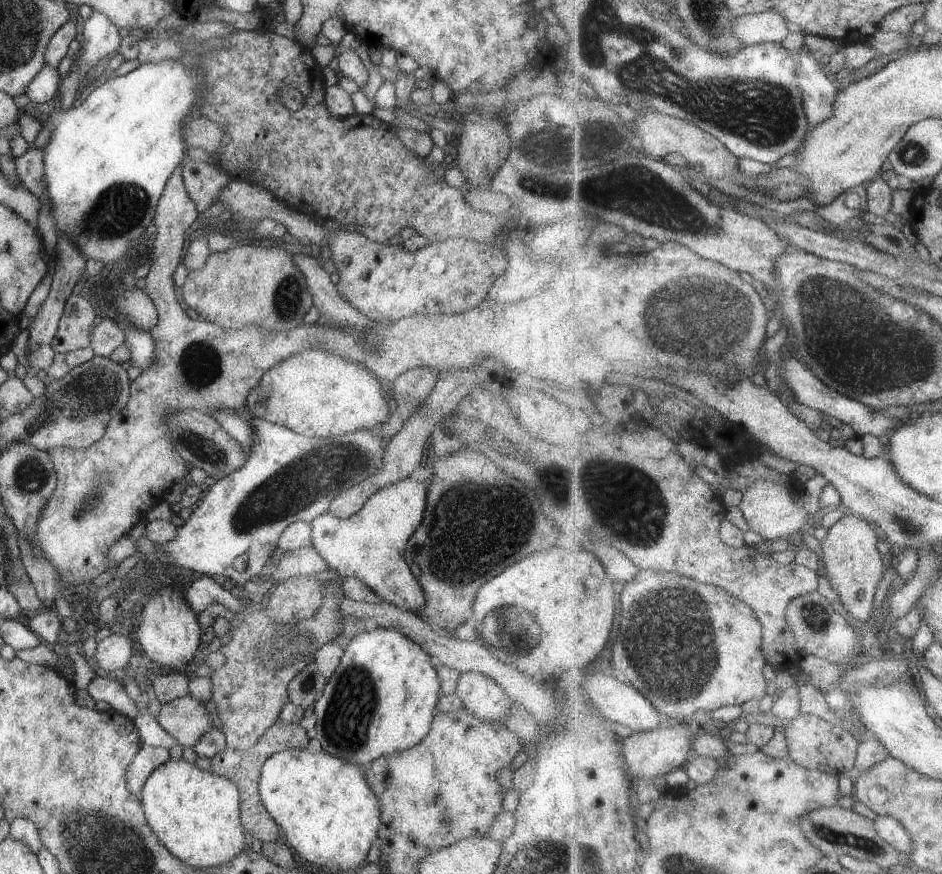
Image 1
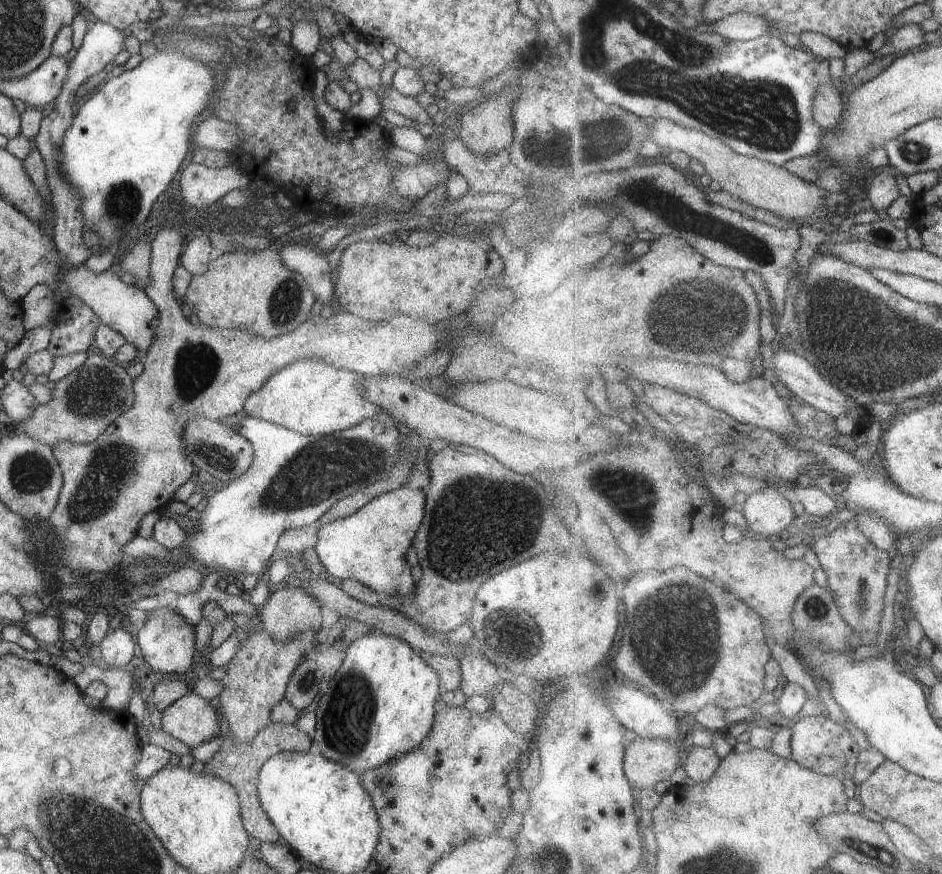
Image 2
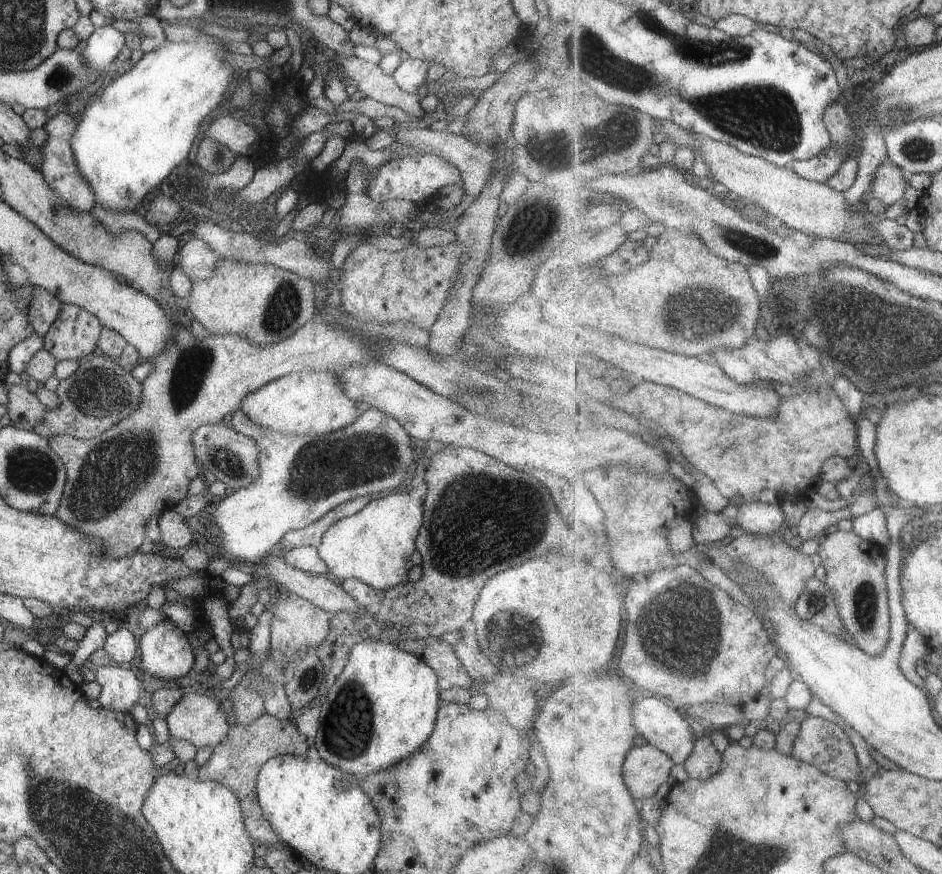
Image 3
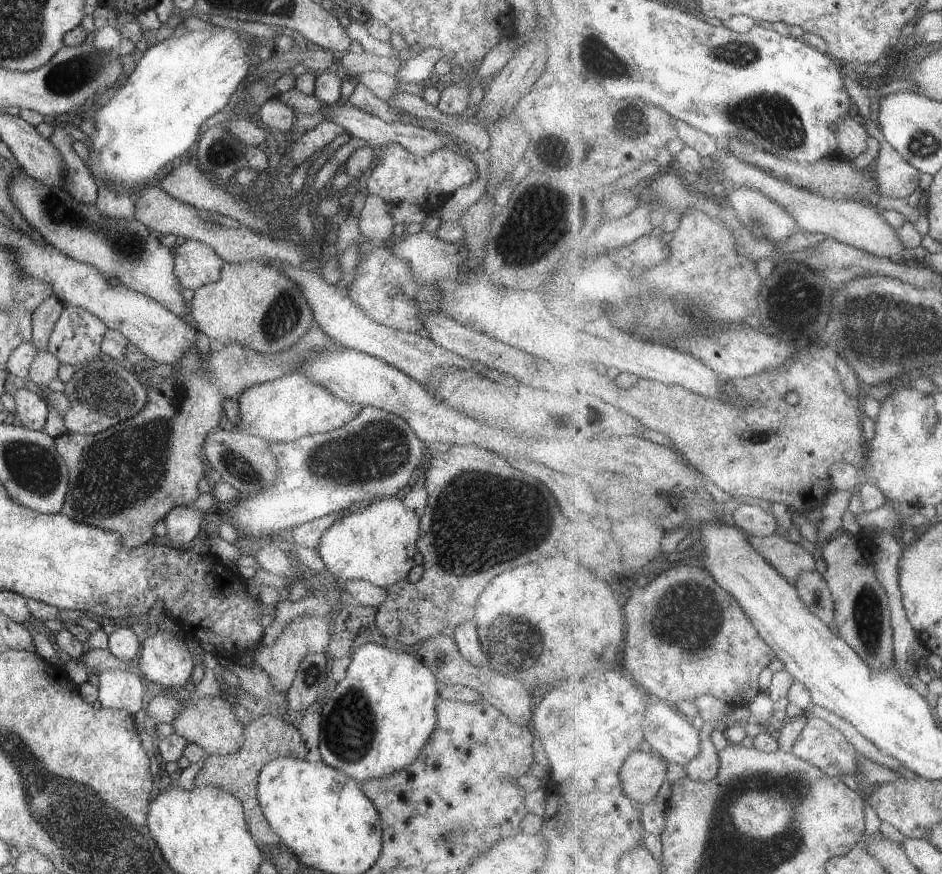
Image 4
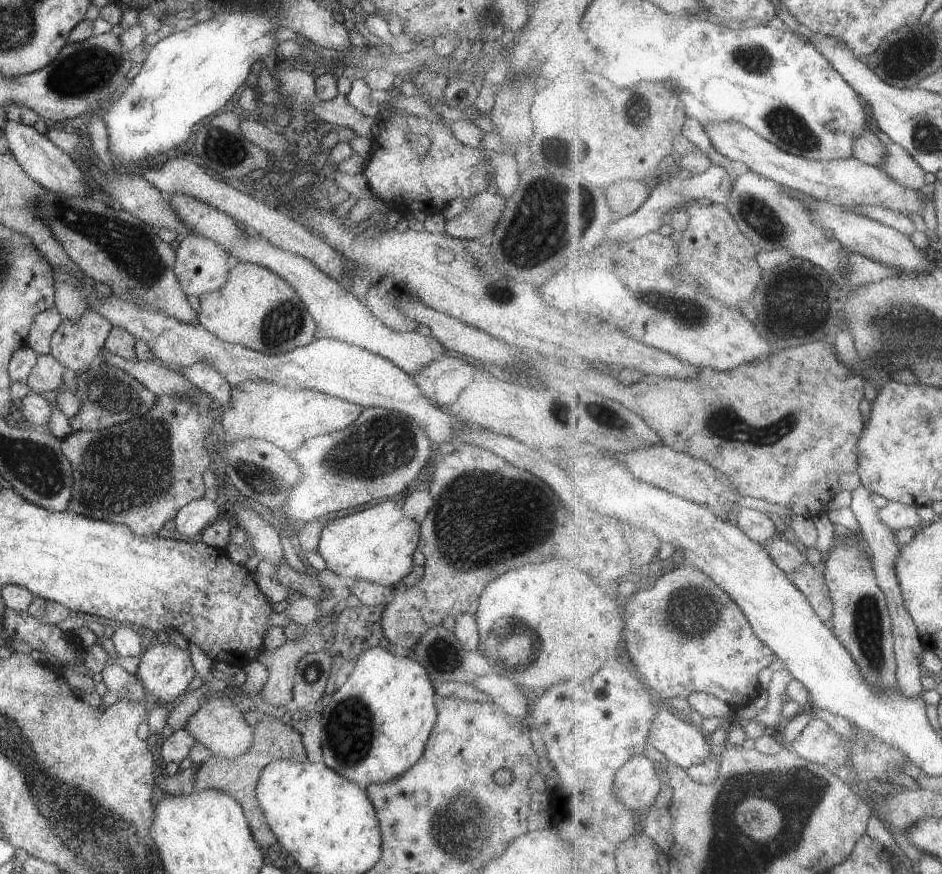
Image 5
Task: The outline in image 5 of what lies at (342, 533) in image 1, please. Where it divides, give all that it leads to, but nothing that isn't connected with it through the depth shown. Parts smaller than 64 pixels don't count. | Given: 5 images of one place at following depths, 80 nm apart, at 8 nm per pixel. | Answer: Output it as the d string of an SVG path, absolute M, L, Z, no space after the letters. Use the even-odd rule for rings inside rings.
M391 499L373 502L364 510L330 520L317 540L326 568L346 582L366 580L394 586L413 566L411 554L419 540L418 522L407 518Z

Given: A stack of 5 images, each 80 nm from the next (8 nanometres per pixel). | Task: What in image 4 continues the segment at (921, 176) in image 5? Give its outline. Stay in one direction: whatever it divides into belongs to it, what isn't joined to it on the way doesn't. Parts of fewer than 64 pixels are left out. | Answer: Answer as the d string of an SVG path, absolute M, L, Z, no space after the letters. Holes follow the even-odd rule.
M887 140L881 142L881 152L875 160L875 176L881 196L905 198L920 188L920 172L895 150Z

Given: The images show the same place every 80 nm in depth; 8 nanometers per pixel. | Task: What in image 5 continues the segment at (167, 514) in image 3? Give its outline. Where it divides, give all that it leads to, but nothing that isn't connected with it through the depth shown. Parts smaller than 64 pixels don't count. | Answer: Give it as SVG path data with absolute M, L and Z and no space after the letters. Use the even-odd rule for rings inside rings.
M201 496L189 501L174 514L175 530L181 536L192 537L215 521L220 514L223 514L223 511L212 500L207 500Z

